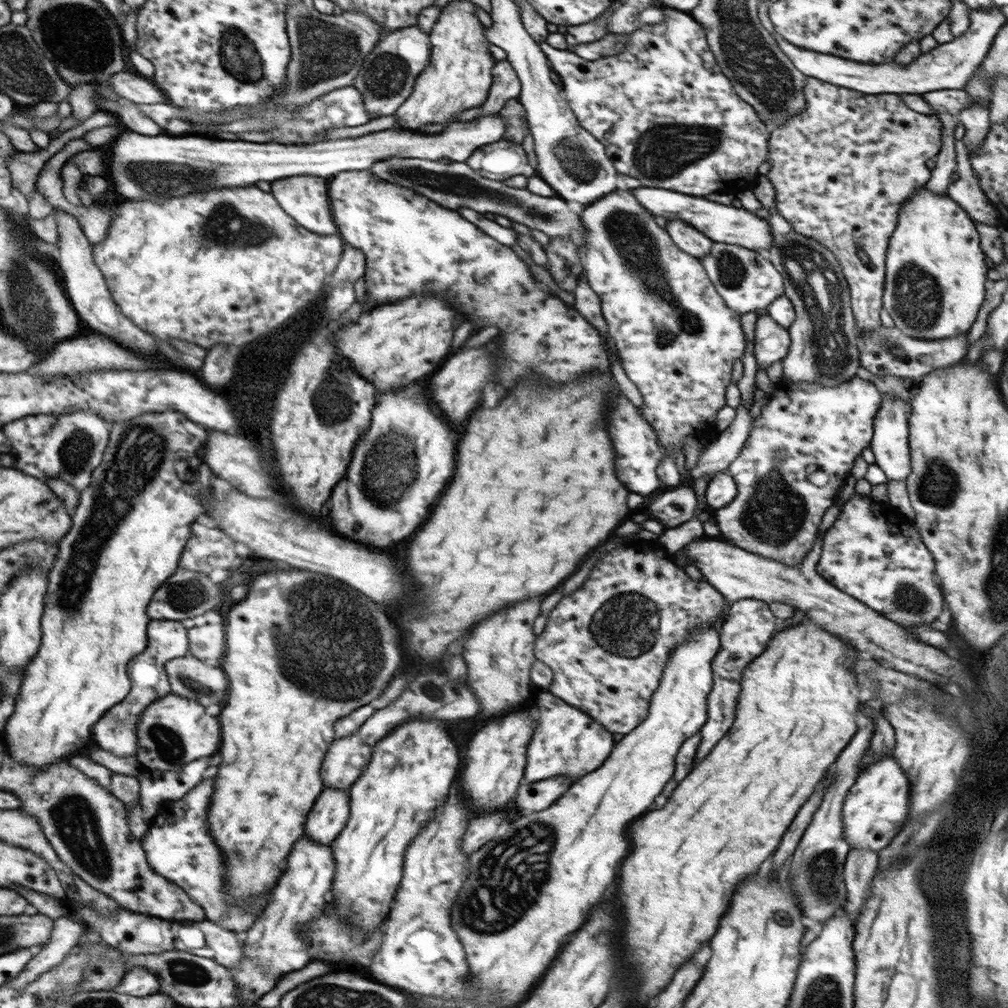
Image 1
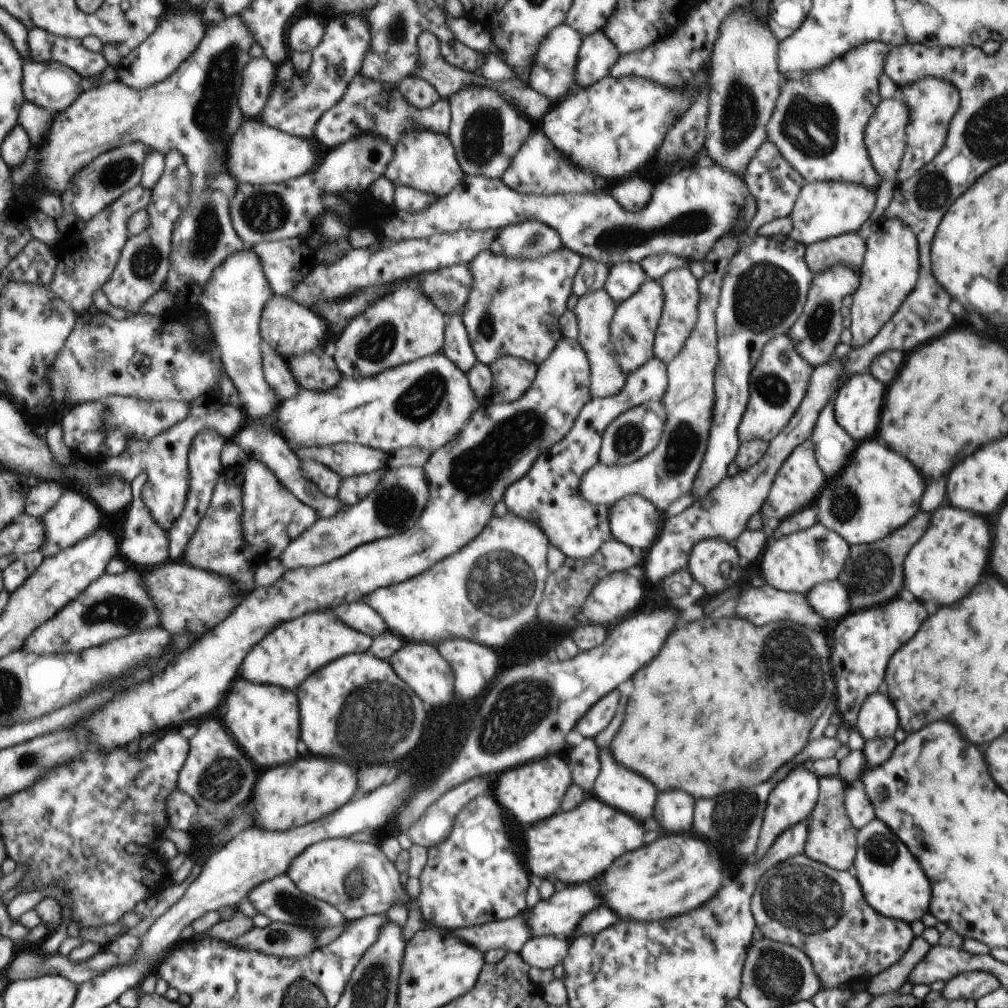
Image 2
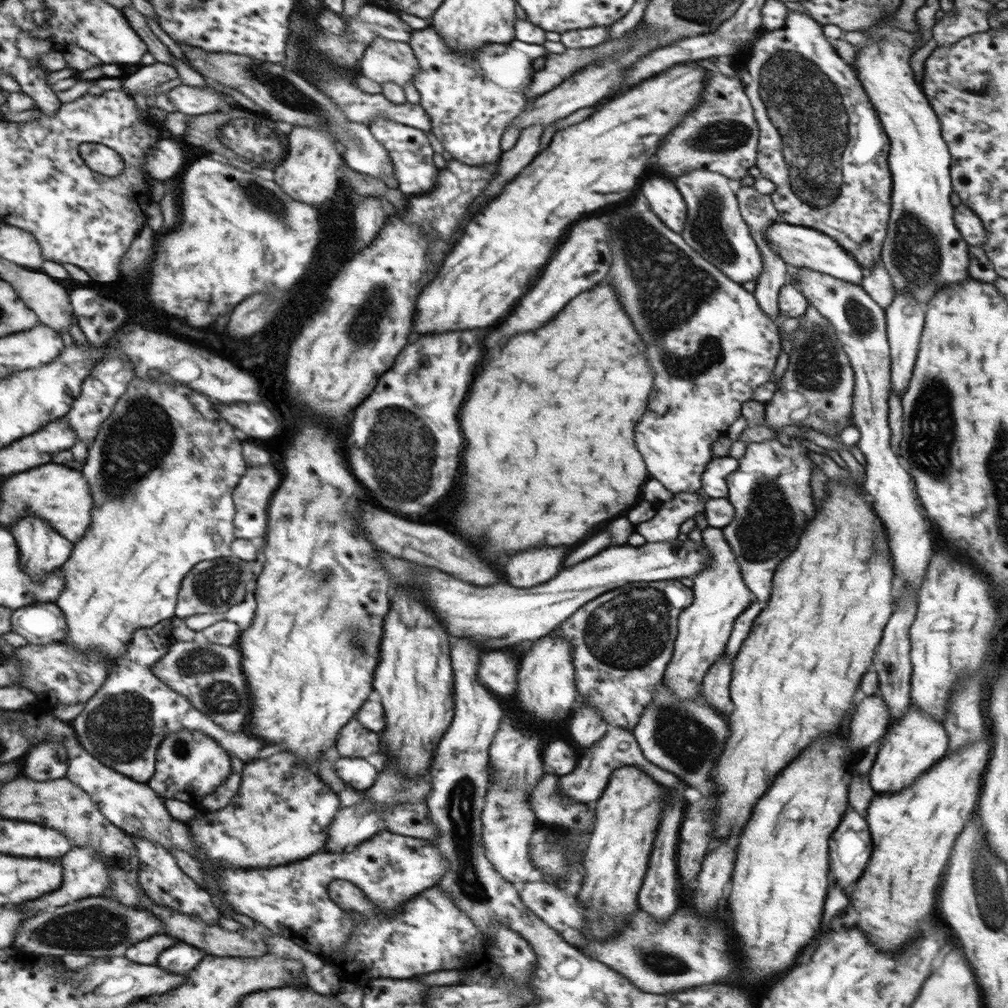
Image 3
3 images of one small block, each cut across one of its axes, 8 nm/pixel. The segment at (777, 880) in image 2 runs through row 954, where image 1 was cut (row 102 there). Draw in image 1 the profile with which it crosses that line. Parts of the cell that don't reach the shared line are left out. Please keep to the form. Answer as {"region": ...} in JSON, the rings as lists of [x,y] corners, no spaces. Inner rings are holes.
{"region":[[[807,76],[806,84],[804,85],[804,96],[805,96],[805,109],[802,112],[797,112],[794,116],[789,116],[788,120],[785,120],[785,123],[782,126],[776,127],[769,135],[769,147],[768,147],[768,156],[767,160],[771,164],[769,171],[767,172],[766,176],[768,180],[773,184],[775,188],[775,205],[776,208],[780,211],[780,214],[791,224],[791,227],[794,227],[796,232],[799,232],[801,235],[807,236],[809,239],[817,240],[823,247],[826,247],[828,250],[831,250],[835,255],[836,258],[840,261],[843,275],[847,280],[850,298],[851,298],[851,309],[856,319],[856,326],[859,329],[859,336],[863,330],[869,330],[870,328],[878,328],[881,325],[881,318],[880,318],[880,311],[883,309],[883,290],[885,285],[885,262],[886,262],[886,255],[887,255],[887,248],[888,243],[890,242],[890,237],[894,232],[894,229],[897,225],[897,220],[899,217],[899,210],[902,208],[902,205],[907,201],[908,198],[914,196],[917,193],[919,188],[925,186],[928,182],[928,179],[931,177],[931,170],[926,167],[926,162],[932,159],[934,160],[935,157],[940,153],[942,149],[943,143],[943,122],[939,119],[938,115],[924,115],[920,114],[912,109],[910,109],[905,103],[903,103],[902,99],[900,99],[900,94],[864,94],[863,92],[858,92],[856,90],[852,90],[850,88],[846,88],[844,86],[834,86],[834,84],[830,84],[829,82],[824,82],[818,78],[814,78],[812,76]]]}

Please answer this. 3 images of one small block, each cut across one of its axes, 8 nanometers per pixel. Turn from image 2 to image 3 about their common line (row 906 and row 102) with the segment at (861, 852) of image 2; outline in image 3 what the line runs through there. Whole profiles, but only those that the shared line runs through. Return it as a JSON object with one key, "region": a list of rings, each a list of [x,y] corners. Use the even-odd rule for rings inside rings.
{"region":[[[898,9],[892,10],[892,13],[884,13],[884,17],[880,17],[874,25],[862,30],[862,32],[870,32],[872,43],[856,46],[860,51],[856,55],[856,61],[850,65],[857,72],[881,120],[884,132],[890,139],[887,163],[893,178],[891,213],[881,248],[881,261],[892,279],[895,294],[910,294],[912,298],[926,306],[940,288],[970,277],[969,244],[963,239],[956,226],[953,217],[955,206],[950,203],[950,194],[953,191],[950,174],[952,156],[943,139],[940,121],[925,93],[916,83],[914,72],[910,67],[909,60],[914,53],[912,46],[916,46],[921,34],[890,25],[890,18],[894,18],[896,12]]]}

